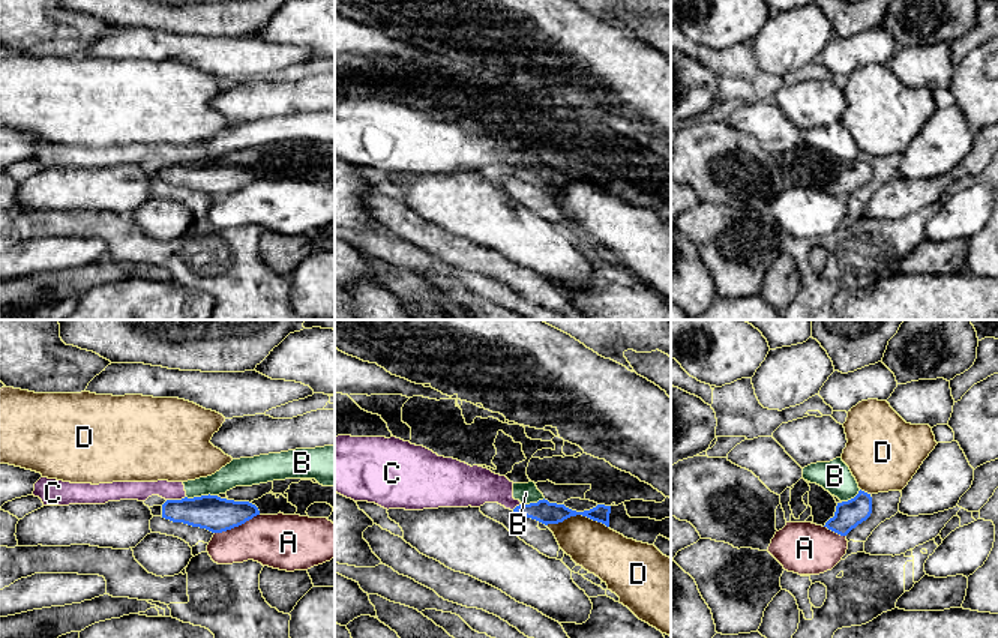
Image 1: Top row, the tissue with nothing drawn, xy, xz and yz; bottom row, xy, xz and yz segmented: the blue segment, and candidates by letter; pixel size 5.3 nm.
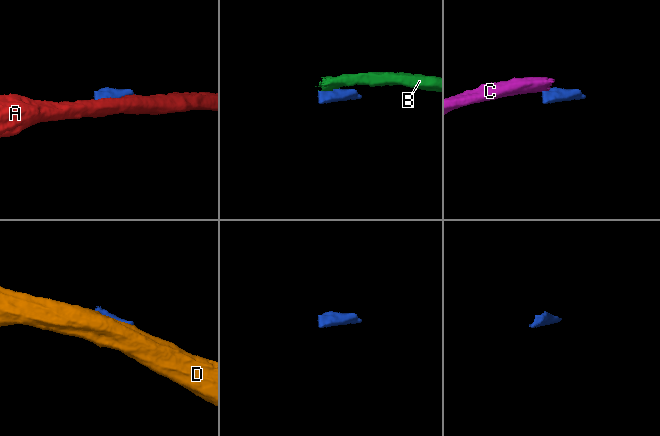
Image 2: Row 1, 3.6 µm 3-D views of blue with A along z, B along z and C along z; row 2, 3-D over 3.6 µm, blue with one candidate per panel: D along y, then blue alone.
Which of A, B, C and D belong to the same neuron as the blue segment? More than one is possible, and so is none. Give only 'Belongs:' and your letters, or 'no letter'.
Belongs: no letter

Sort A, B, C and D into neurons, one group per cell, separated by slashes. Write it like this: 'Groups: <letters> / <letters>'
Groups: A / B C / D

